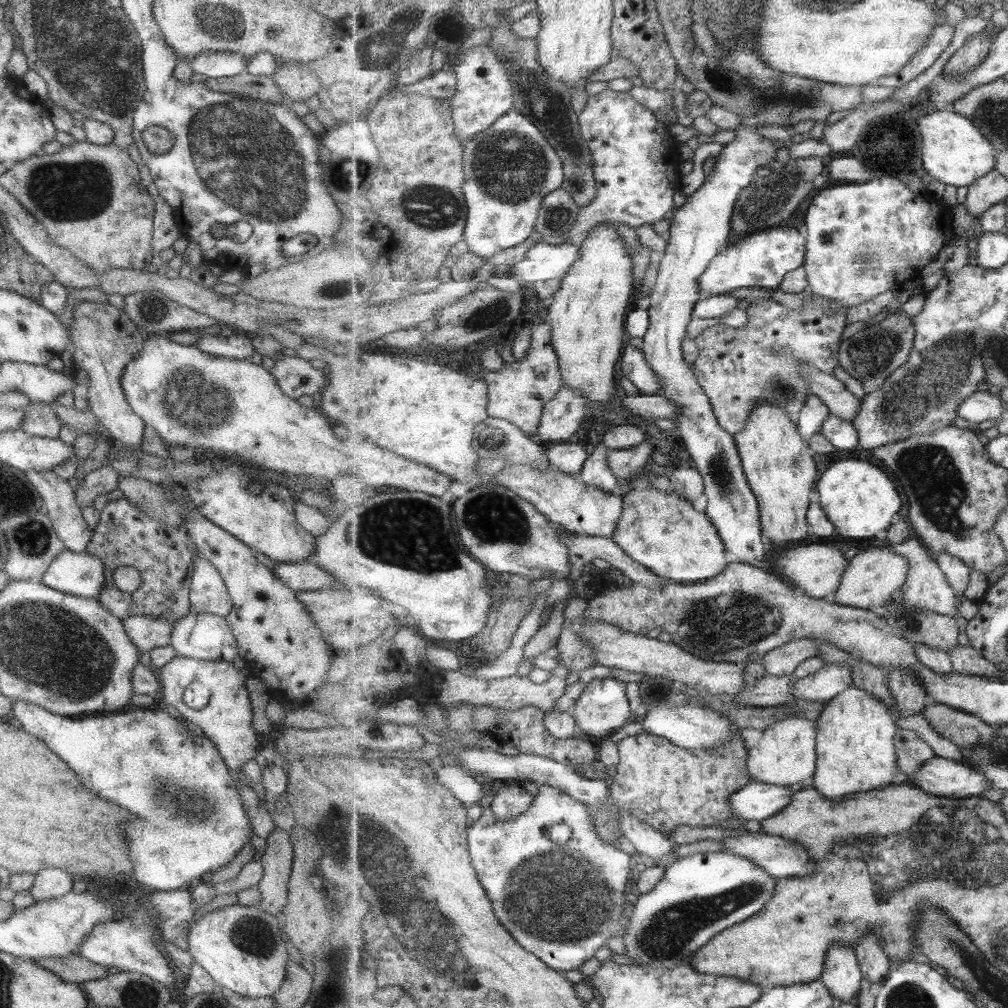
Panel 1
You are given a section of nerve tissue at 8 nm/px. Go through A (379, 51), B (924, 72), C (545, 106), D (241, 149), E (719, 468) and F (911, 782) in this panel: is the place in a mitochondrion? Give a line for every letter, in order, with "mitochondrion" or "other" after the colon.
A: mitochondrion
B: other
C: mitochondrion
D: mitochondrion
E: mitochondrion
F: other

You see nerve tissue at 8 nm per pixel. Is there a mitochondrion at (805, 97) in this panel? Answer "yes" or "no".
yes

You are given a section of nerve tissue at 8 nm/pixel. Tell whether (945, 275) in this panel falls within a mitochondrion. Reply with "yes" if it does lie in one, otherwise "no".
no

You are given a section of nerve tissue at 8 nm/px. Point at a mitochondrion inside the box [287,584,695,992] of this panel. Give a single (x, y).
(399, 879)

